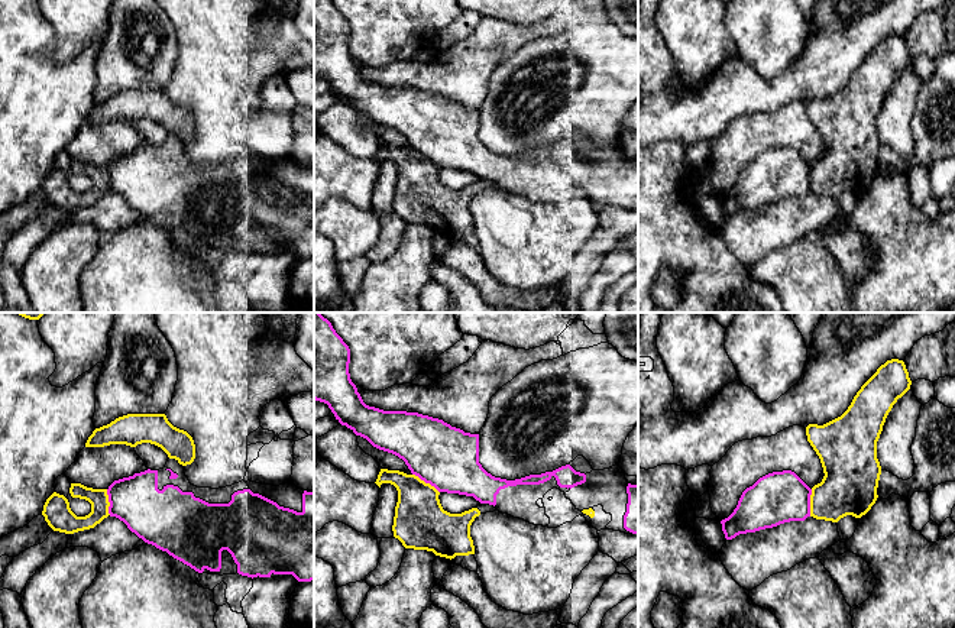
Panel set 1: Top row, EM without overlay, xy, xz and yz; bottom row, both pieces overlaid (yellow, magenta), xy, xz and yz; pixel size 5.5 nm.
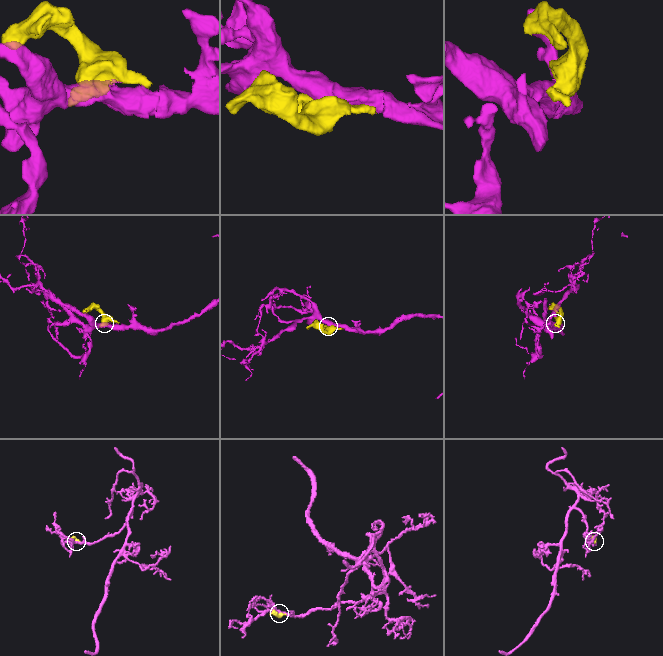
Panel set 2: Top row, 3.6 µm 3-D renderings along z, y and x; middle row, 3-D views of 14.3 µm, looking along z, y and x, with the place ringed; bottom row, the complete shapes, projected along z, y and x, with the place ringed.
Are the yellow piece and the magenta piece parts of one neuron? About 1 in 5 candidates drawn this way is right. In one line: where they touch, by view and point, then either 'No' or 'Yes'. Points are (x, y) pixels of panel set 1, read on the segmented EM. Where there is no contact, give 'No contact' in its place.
Touches yellow at xz (424, 482). Yes

